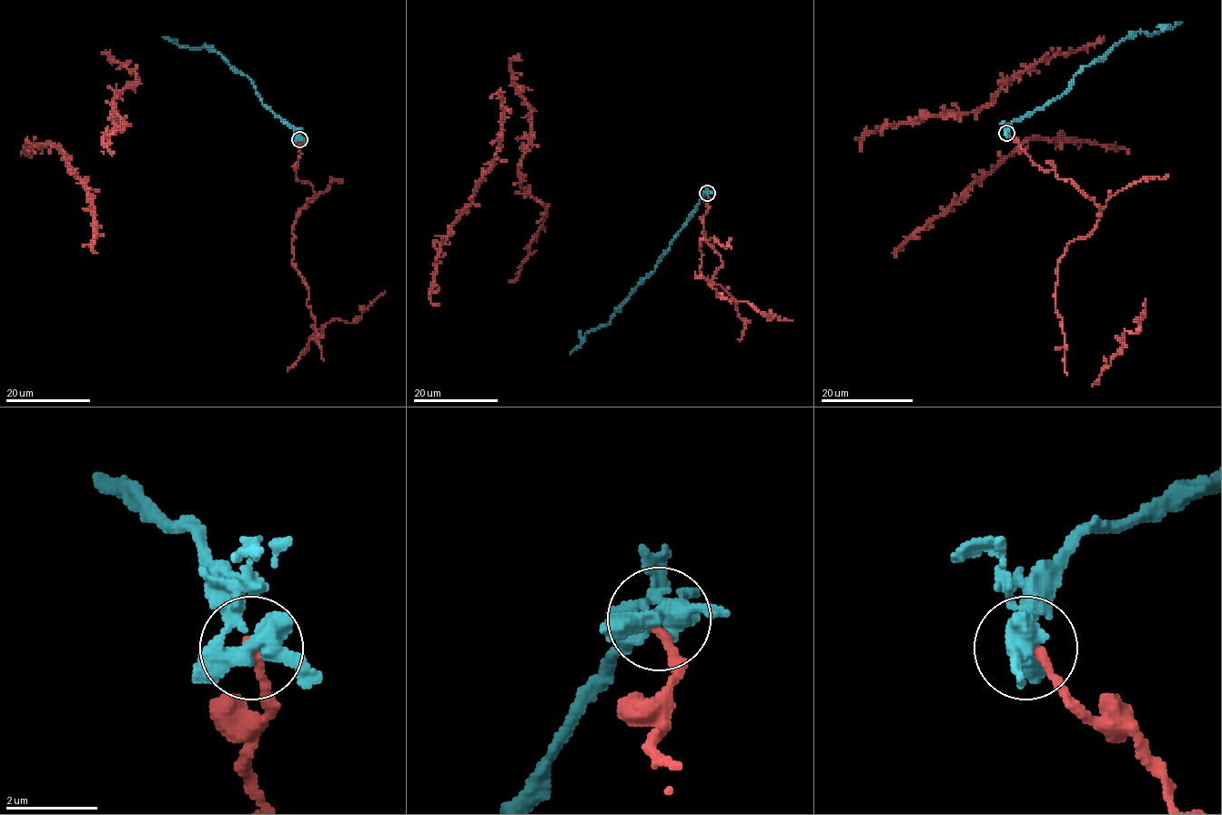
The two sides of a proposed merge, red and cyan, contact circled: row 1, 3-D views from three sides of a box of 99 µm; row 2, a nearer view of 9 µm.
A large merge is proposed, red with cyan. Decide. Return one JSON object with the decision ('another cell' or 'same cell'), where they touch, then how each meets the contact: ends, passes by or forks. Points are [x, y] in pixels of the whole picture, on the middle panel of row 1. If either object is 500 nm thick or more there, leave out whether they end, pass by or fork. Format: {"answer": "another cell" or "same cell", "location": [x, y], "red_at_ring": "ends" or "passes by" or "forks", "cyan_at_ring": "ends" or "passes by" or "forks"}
{"answer": "another cell", "location": [707, 193], "red_at_ring": "ends", "cyan_at_ring": "forks"}

